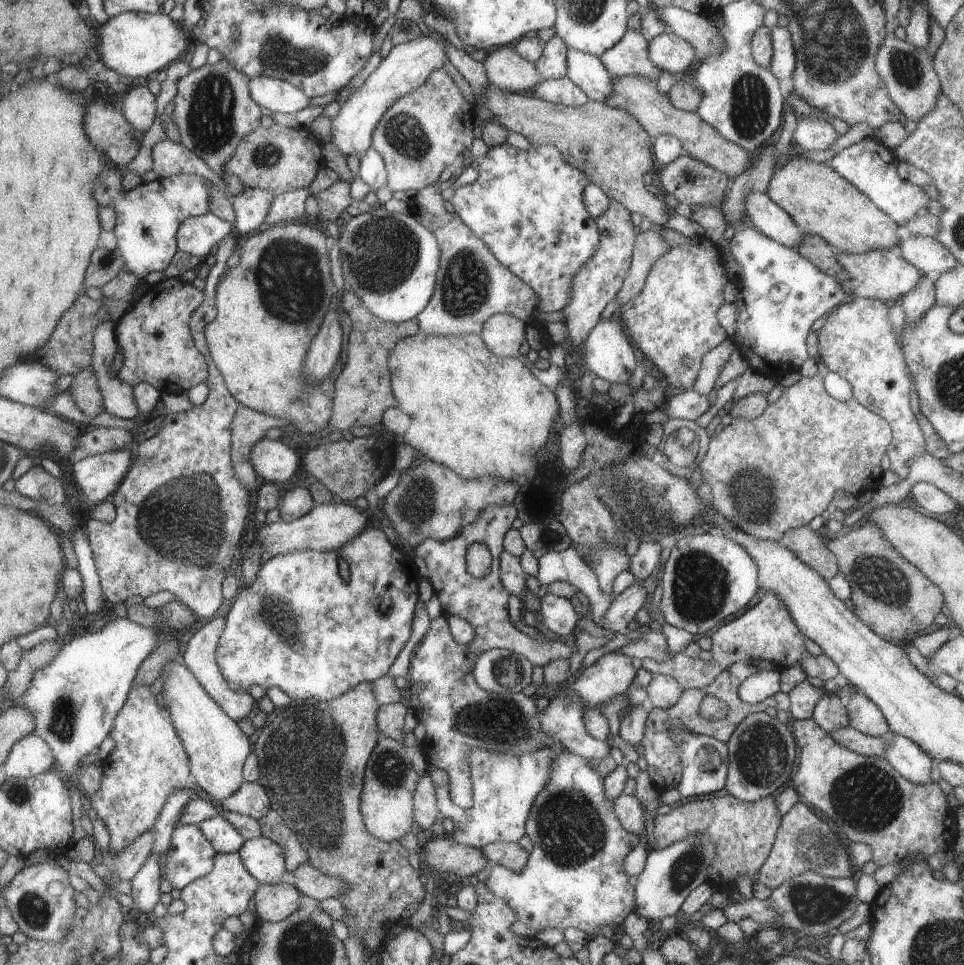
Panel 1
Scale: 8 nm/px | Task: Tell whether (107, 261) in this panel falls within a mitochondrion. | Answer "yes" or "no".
yes

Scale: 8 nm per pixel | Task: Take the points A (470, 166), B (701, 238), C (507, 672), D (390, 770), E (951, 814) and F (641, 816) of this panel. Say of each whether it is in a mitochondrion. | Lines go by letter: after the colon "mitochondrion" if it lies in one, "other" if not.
A: other
B: other
C: mitochondrion
D: mitochondrion
E: other
F: other

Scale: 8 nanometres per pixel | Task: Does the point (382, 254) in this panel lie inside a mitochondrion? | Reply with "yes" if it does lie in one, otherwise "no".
yes

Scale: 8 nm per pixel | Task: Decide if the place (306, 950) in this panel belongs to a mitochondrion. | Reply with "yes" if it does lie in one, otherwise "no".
yes

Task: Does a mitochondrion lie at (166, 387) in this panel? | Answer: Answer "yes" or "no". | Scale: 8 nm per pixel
no

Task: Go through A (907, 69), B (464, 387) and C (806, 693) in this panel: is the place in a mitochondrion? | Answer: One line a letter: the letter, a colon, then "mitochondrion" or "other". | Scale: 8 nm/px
A: mitochondrion
B: other
C: other

